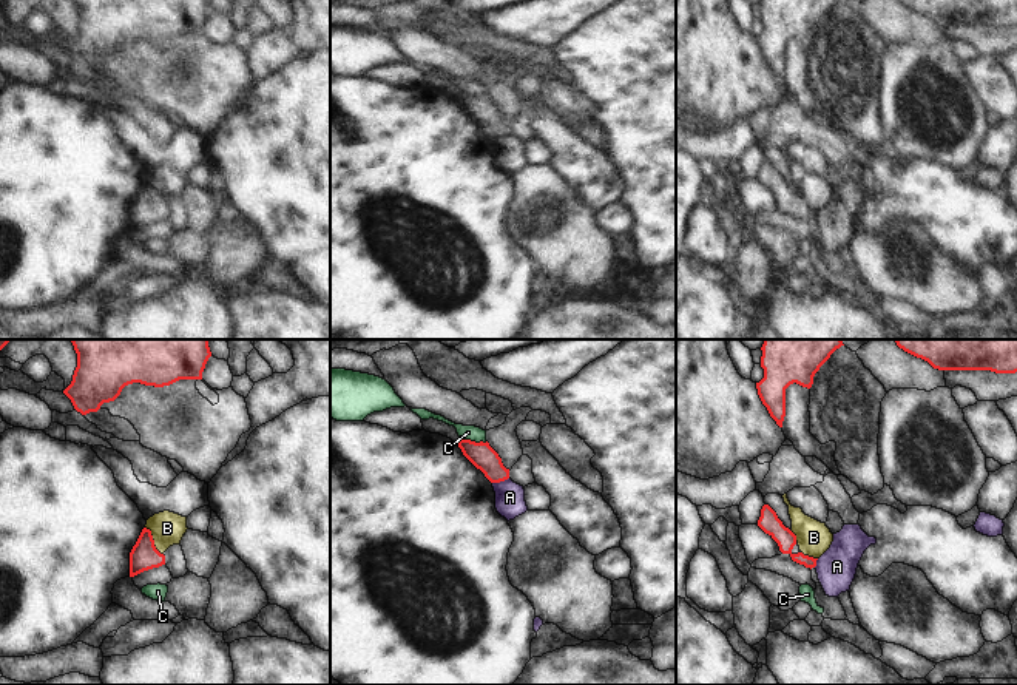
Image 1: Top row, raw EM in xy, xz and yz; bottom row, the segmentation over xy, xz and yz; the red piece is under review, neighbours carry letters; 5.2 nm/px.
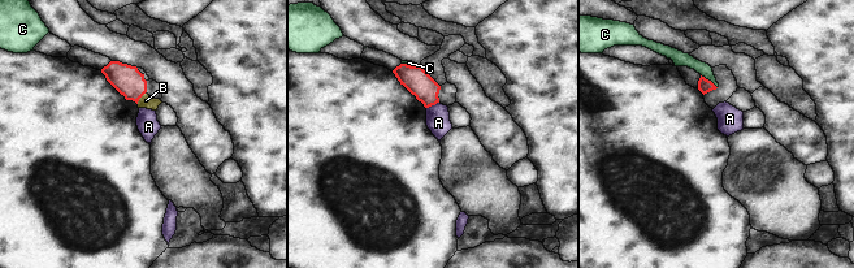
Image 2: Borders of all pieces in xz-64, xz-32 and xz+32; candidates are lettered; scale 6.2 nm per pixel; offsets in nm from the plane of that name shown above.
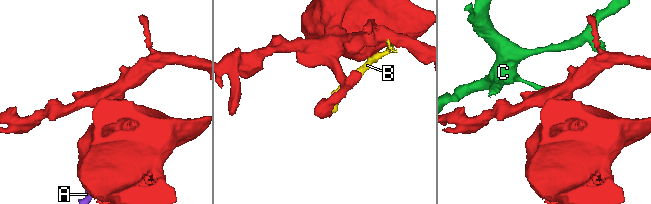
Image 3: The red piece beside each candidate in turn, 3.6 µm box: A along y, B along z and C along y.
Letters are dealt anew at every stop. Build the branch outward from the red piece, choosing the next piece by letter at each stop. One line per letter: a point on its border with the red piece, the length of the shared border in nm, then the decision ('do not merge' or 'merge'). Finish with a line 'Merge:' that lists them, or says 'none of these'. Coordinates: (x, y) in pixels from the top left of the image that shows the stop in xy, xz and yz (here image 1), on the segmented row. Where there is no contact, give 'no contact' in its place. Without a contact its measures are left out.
A: xz (500, 480) | 90 nm | do not merge
B: xy (153, 540) | 180 nm | do not merge
C: xz (474, 442) | 150 nm | do not merge
Merge: none of these

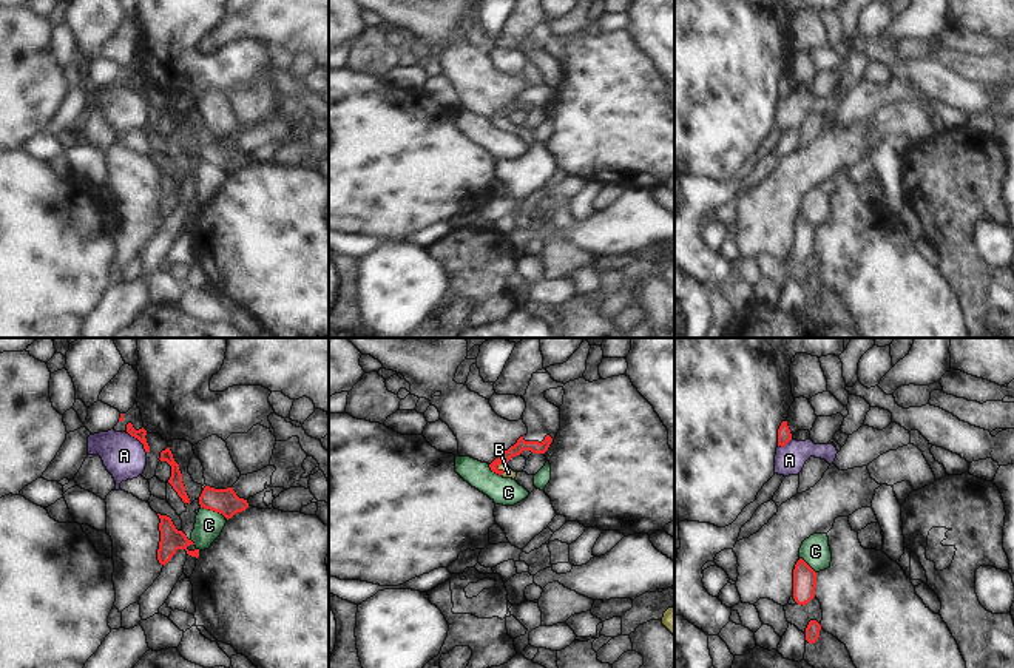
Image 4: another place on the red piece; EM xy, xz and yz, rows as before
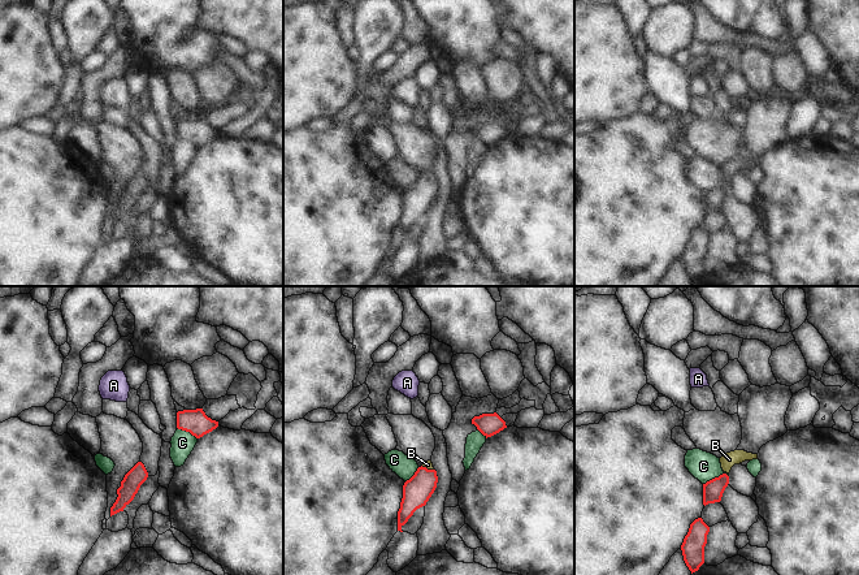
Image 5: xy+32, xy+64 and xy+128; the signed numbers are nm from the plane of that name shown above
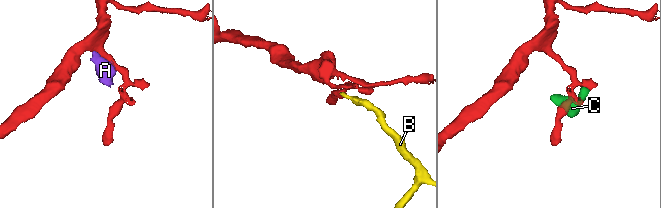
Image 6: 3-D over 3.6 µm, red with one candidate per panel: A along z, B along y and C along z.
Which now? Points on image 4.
A: xy (139, 440) | 140 nm | do not merge
B: xz (497, 468) | 70 nm | merge
C: xy (213, 509) | 150 nm | do not merge
Merge: B

